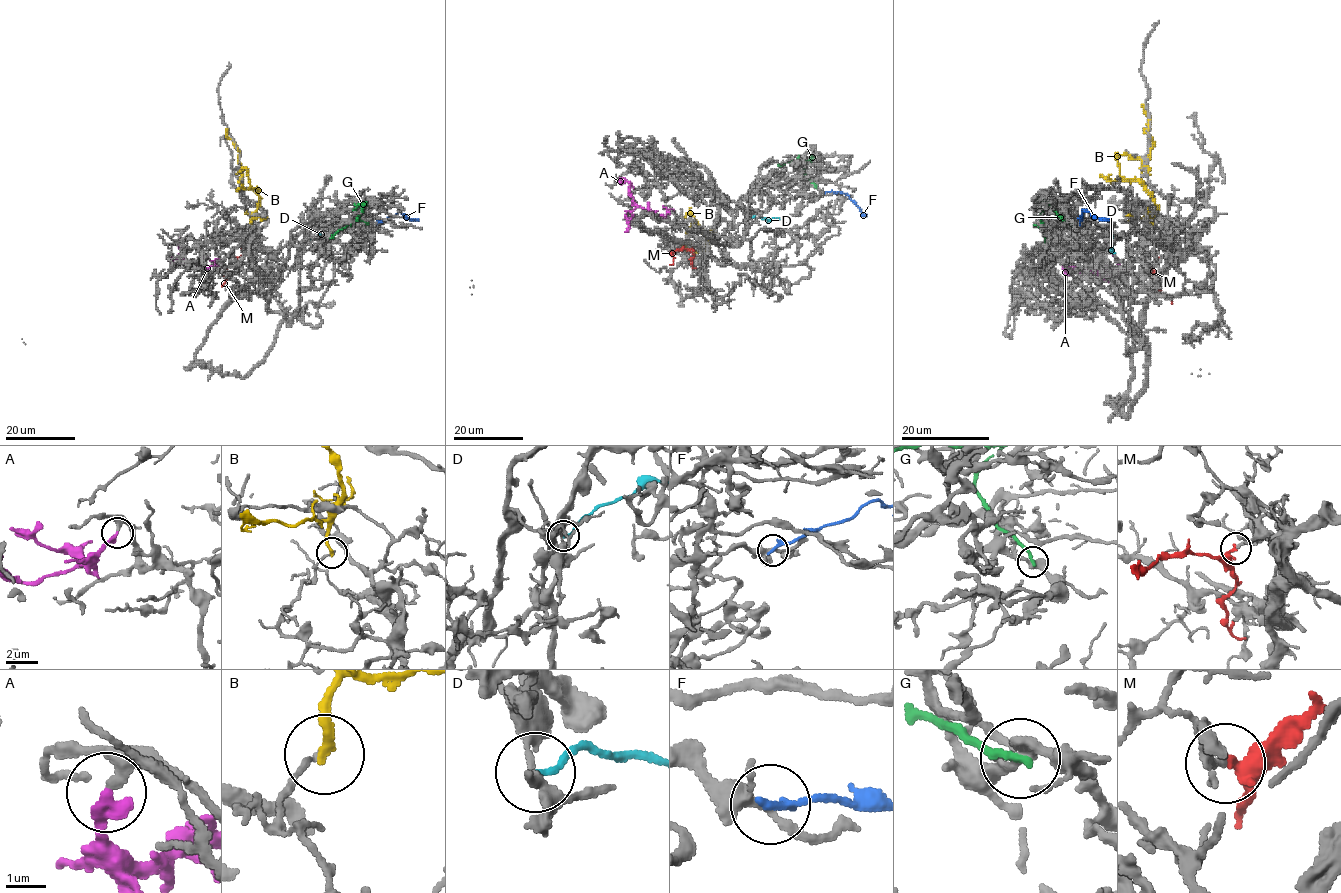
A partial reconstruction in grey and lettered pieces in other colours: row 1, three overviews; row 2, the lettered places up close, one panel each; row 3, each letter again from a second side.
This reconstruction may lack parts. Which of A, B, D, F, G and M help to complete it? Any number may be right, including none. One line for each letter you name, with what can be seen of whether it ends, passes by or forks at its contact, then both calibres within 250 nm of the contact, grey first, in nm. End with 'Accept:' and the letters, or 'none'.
A: it ends there; 240 nm thick on the grey side, 360 nm on the other
M: it ends there; 180 nm thick on the grey side, 320 nm on the other
Accept: A, M

